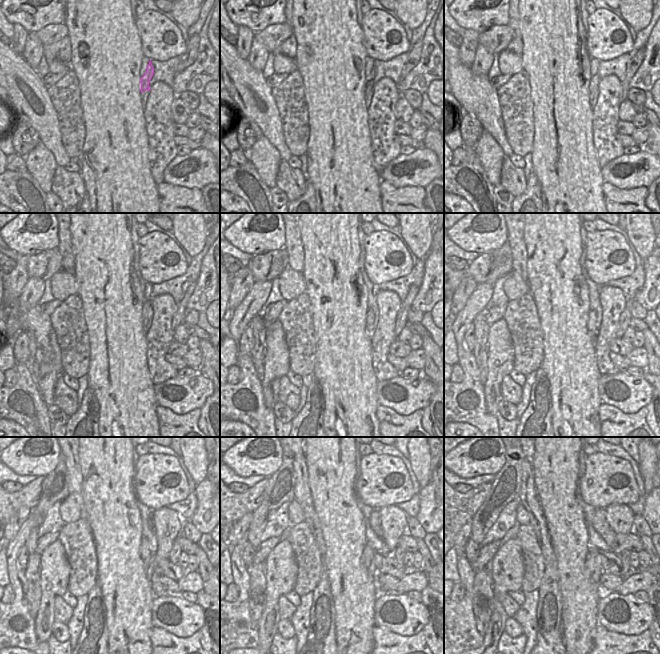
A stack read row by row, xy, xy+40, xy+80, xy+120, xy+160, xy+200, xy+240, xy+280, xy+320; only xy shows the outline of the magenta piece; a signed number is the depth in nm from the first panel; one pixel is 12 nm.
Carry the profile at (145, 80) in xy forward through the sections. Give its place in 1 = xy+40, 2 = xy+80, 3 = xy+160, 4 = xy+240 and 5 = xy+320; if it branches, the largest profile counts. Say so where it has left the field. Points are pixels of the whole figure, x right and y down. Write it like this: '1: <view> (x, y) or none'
1: xy+40 (369, 80)
2: xy+80 (594, 80)
3: xy+160 (370, 317)
4: xy+240 (146, 555)
5: xy+320 (594, 572)

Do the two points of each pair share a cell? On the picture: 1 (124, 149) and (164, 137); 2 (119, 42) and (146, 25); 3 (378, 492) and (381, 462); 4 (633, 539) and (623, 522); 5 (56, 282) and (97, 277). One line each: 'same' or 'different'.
1: different
2: different
3: same
4: different
5: different

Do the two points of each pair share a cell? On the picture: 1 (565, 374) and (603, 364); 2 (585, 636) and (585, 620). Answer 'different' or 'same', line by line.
1: different
2: same

